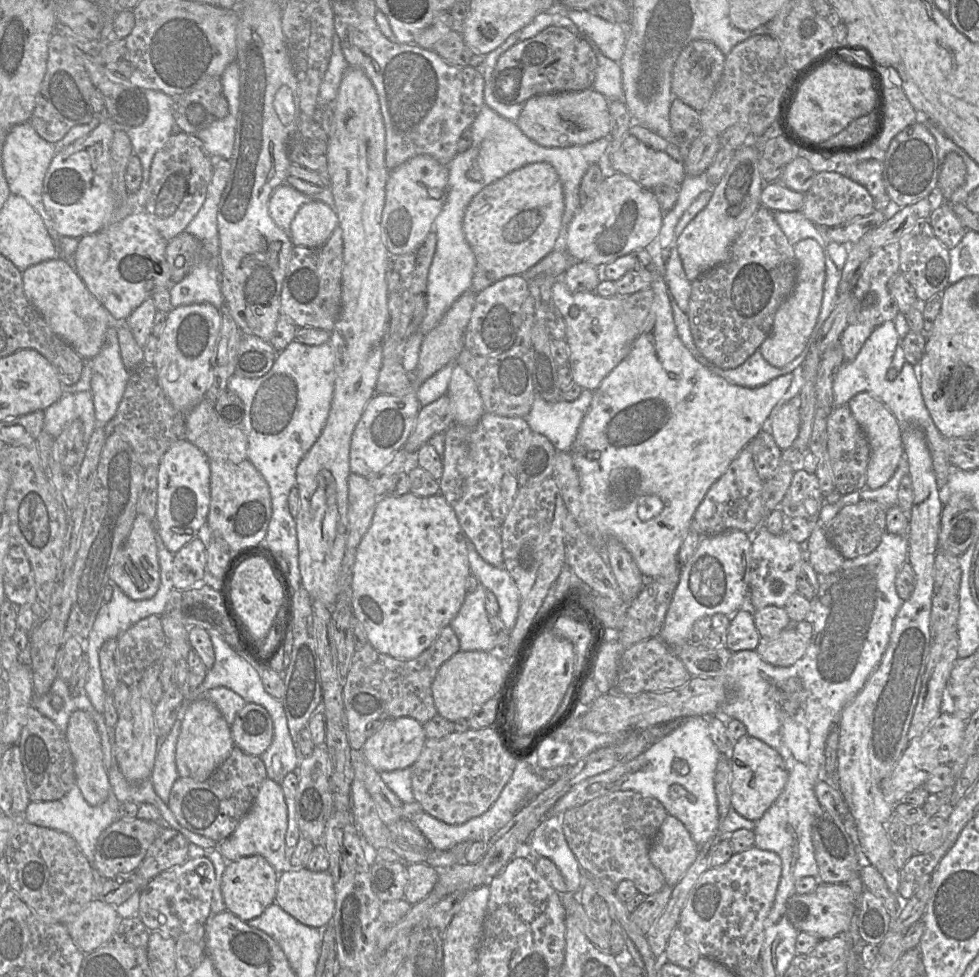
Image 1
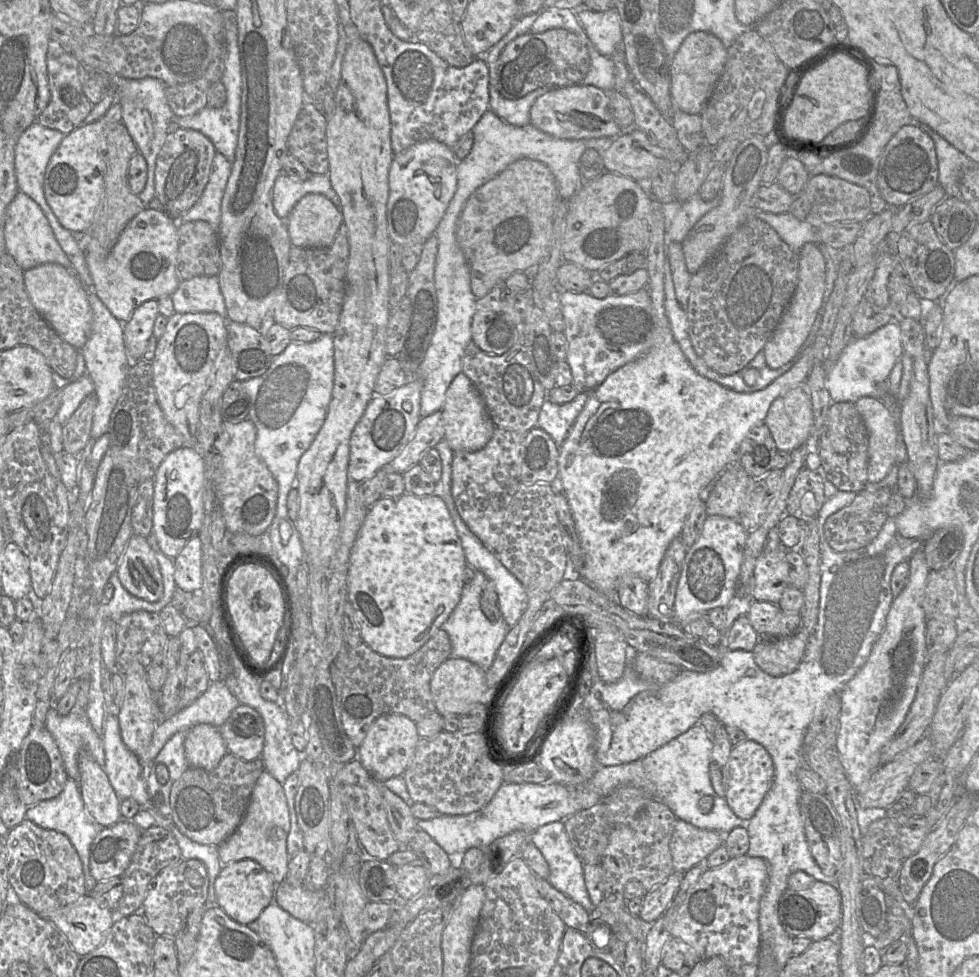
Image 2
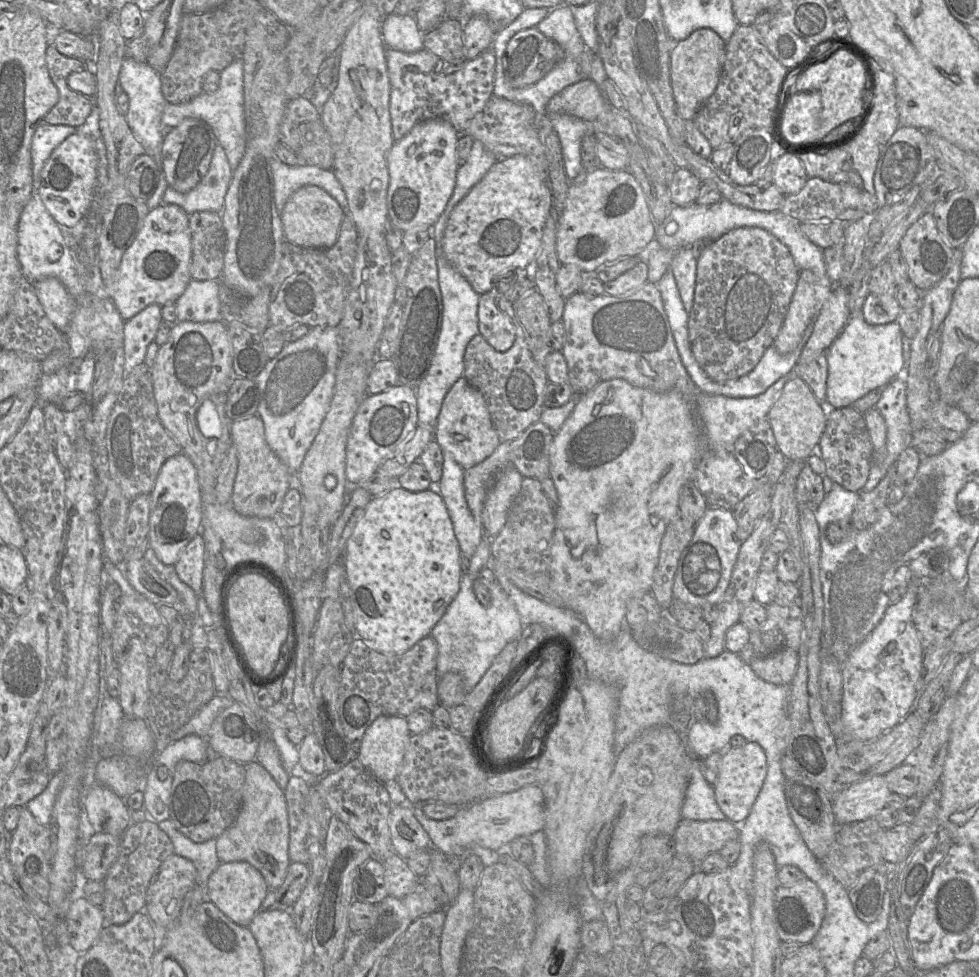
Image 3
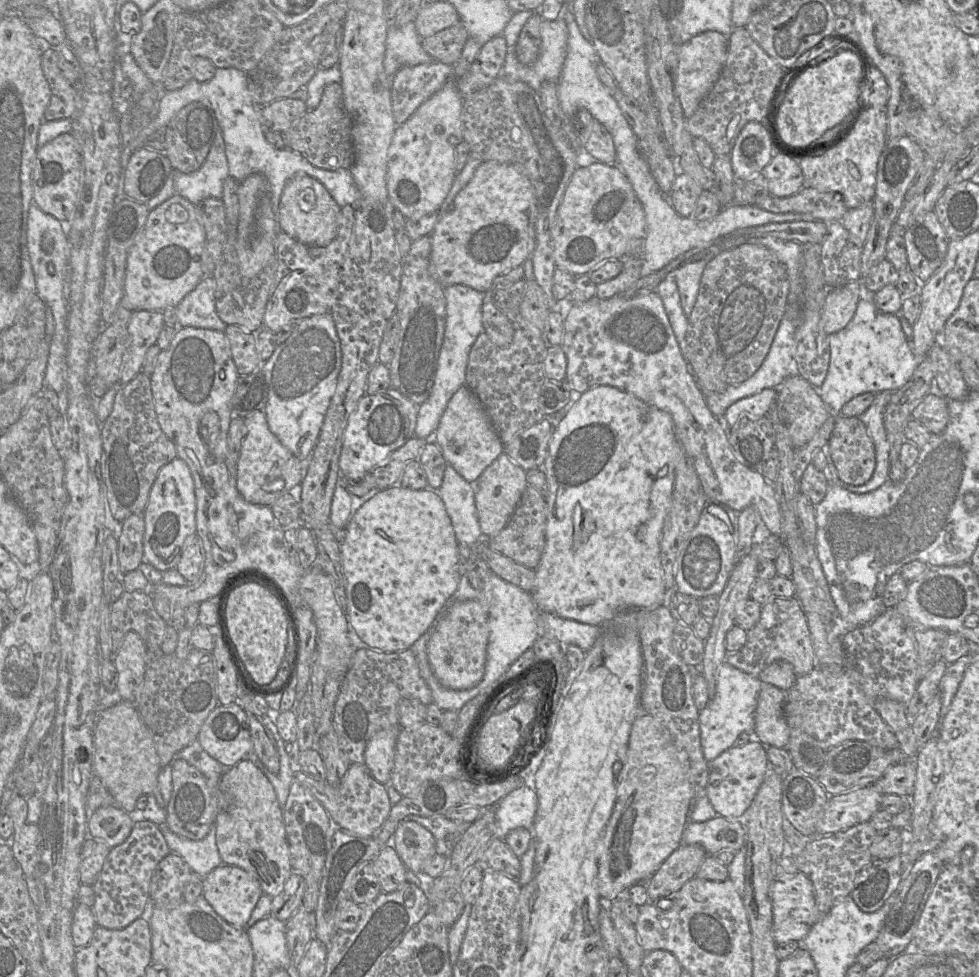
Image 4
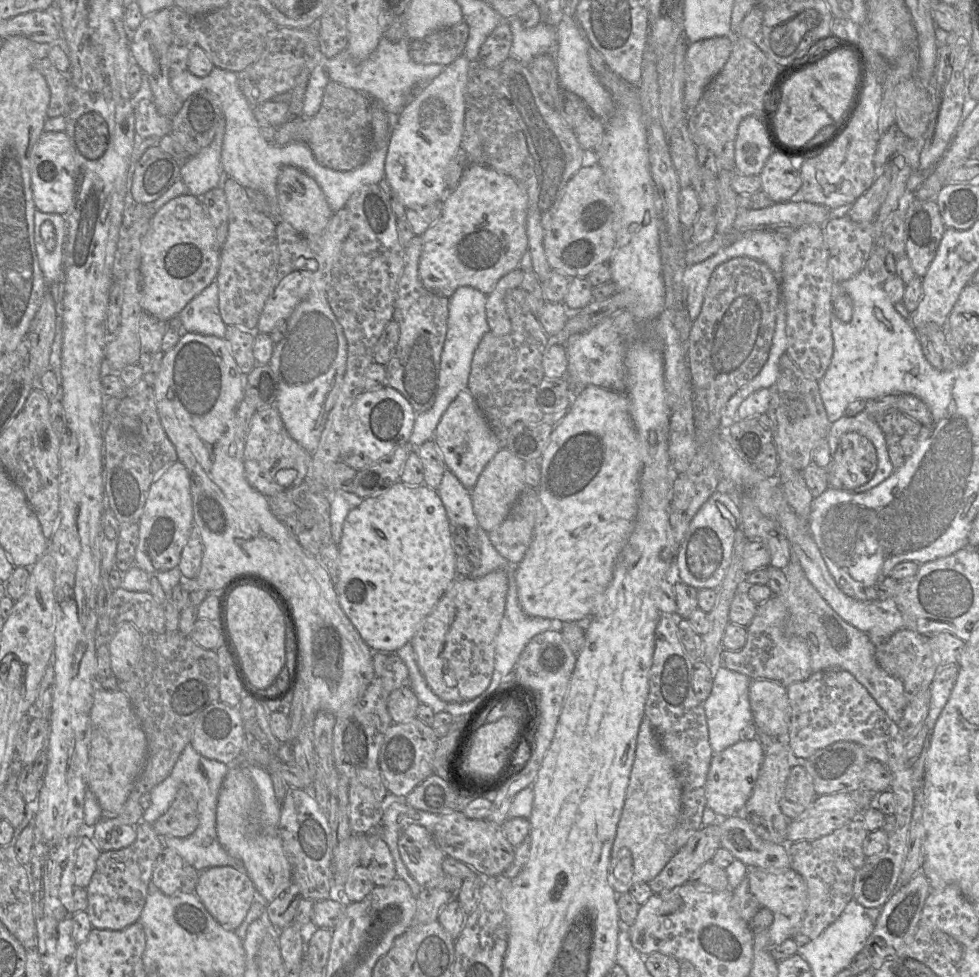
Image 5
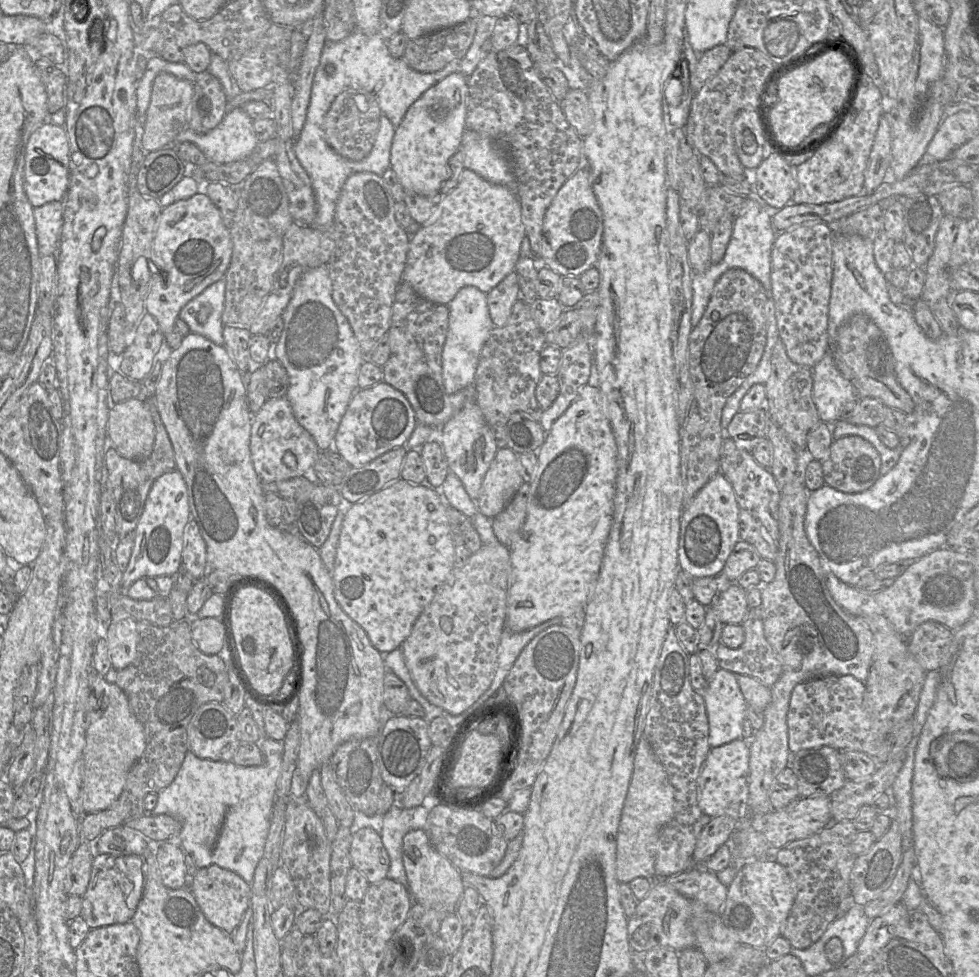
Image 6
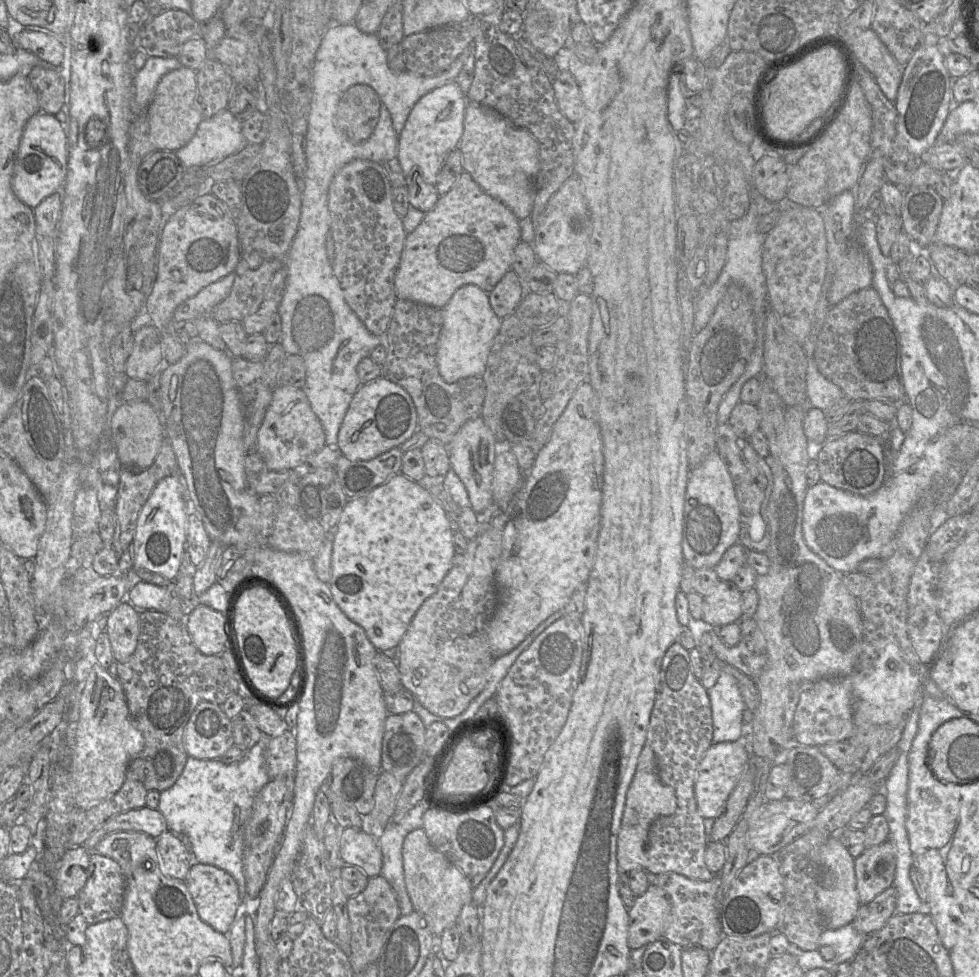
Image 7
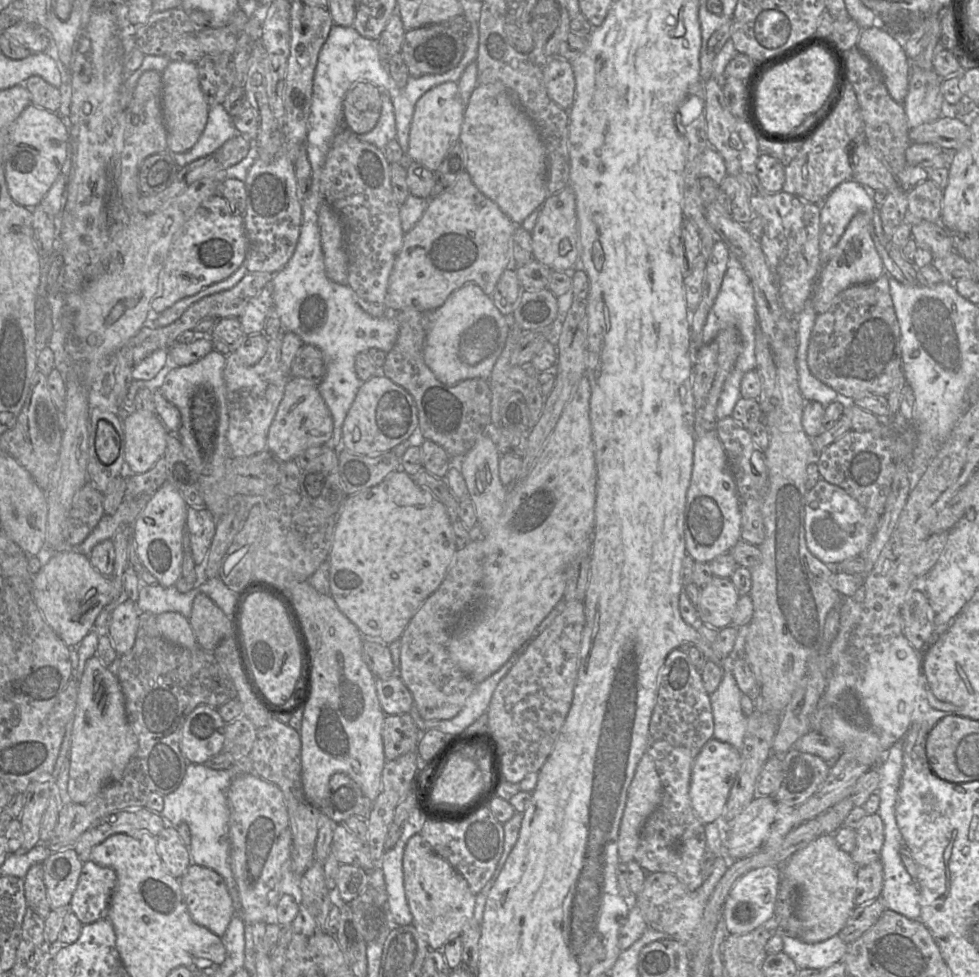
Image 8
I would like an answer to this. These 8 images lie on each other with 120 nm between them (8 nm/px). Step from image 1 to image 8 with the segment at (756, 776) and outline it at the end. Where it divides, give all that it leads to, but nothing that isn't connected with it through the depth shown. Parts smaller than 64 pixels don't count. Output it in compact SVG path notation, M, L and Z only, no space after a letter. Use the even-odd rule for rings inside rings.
M714 737L709 739L697 754L691 769L689 796L692 808L703 824L714 822L723 815L740 766L740 751Z

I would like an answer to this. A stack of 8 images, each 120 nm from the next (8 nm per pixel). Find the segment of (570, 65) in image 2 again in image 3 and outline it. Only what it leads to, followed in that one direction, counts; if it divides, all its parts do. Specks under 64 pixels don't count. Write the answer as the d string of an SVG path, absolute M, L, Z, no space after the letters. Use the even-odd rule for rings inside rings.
M536 27L521 30L509 40L502 57L505 81L513 88L530 86L563 58L563 49Z

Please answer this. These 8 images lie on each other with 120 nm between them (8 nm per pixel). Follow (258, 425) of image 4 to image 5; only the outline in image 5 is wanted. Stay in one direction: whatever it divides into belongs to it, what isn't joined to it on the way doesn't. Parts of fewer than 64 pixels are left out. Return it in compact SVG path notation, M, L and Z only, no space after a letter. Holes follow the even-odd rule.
M275 406L256 410L245 437L244 471L248 483L266 497L285 493L306 479L312 455L286 430Z

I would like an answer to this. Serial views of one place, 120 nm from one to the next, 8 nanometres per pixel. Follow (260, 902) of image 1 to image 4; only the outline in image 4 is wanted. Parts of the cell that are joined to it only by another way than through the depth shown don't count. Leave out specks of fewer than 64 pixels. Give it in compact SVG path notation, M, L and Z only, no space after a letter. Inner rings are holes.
M221 864L203 878L203 897L234 927L245 927L263 894L259 881L246 870Z

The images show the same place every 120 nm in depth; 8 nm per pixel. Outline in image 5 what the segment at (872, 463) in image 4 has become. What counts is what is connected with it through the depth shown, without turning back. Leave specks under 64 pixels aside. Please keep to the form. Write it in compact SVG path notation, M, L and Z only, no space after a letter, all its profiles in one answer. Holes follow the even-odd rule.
M857 432L845 433L827 468L829 486L852 491L869 482L877 469L873 443Z

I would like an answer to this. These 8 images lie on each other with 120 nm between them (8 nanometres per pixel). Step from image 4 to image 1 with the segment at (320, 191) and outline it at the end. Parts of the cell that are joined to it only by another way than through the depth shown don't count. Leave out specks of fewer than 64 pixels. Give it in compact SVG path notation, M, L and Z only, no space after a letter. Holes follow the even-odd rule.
M320 201L304 204L293 218L289 235L294 246L319 247L338 226L336 211Z

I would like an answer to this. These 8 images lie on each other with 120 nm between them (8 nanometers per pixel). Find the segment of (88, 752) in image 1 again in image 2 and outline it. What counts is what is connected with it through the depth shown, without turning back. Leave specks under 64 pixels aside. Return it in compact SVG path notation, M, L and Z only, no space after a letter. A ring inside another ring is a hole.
M86 752L79 754L79 791L88 812L103 827L109 827L122 819L121 799L116 795L107 774Z

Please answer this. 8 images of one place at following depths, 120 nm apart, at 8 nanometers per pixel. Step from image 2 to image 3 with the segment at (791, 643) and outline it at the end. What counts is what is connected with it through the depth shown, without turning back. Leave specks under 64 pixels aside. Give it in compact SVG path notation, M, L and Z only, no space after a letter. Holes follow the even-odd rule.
M783 648L768 656L753 659L749 665L766 682L790 686L796 675L798 662L798 651Z

